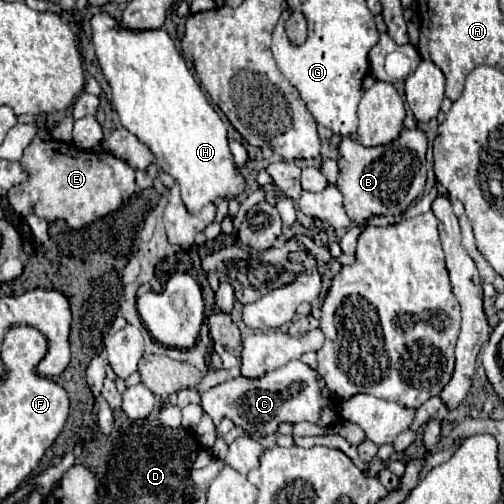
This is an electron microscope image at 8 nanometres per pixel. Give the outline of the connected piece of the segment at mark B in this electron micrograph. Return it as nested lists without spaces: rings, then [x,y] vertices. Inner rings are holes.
[[[404,130],[398,140],[386,144],[386,146],[376,146],[376,148],[366,148],[360,142],[352,138],[344,138],[338,148],[338,168],[340,176],[336,182],[336,188],[344,194],[344,208],[348,210],[348,218],[352,222],[366,222],[372,216],[398,216],[404,214],[404,210],[422,194],[424,184],[426,184],[426,136],[420,130]]]

